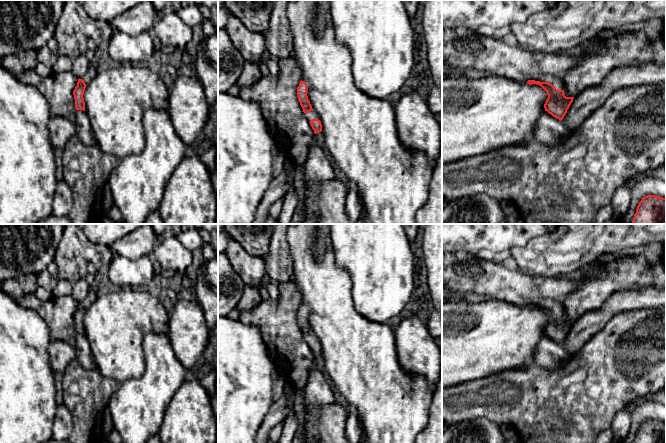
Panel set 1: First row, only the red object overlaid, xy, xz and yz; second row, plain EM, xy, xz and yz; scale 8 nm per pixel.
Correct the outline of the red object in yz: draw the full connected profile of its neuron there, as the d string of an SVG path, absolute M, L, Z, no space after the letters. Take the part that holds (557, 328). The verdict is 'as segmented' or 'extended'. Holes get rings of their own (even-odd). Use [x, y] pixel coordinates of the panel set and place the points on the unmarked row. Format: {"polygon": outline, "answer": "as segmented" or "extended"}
{"polygon": "M464 250L442 254L442 285L460 294L475 292L541 310L548 319L545 335L559 344L564 342L574 323L564 319L561 301L541 295L538 280L520 269L509 269Z", "answer": "extended"}

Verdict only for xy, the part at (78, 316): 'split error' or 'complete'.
split error

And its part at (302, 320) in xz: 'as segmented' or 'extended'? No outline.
extended

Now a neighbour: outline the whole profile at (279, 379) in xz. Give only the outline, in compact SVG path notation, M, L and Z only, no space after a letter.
M276 370L273 375L273 401L274 402L283 396L284 387L286 383L287 383L286 376L282 372Z

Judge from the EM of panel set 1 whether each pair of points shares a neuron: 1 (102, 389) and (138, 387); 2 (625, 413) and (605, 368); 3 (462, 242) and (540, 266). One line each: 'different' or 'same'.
1: different
2: different
3: different

